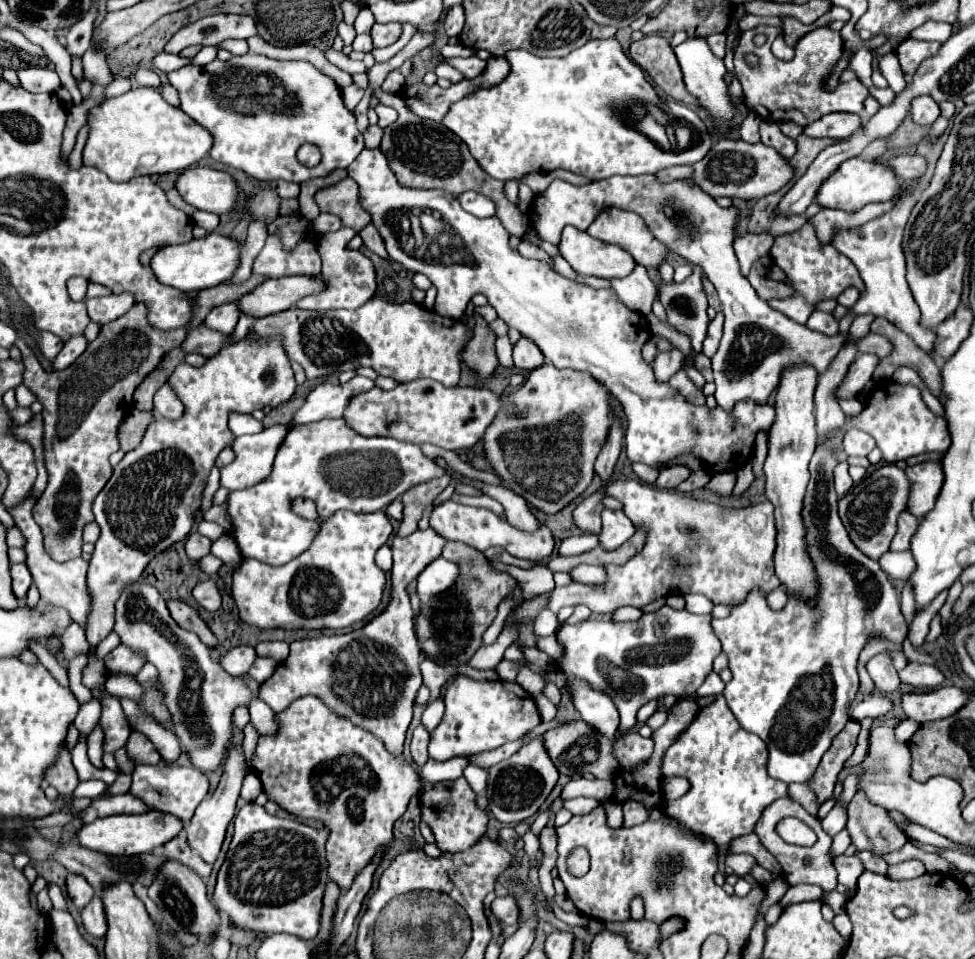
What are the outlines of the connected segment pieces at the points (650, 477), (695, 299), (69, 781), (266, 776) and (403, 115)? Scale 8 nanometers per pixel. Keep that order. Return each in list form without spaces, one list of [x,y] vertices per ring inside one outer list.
[[[634,463],[632,465],[632,469],[634,473],[640,478],[640,480],[647,484],[654,484],[659,475],[658,471],[643,463]]]
[[[695,267],[693,275],[679,285],[659,281],[659,289],[661,289],[659,301],[667,309],[667,321],[681,333],[705,333],[707,335],[707,325],[709,325],[707,295],[705,295],[703,285],[701,285],[701,275],[703,275],[703,271],[699,271],[699,267]]]
[[[63,747],[59,761],[51,769],[47,769],[45,781],[49,785],[53,785],[71,803],[71,797],[73,797],[75,787],[79,785],[79,779],[77,779],[77,773],[75,773],[75,767],[71,763],[71,755],[69,755],[67,747]]]
[[[315,695],[297,699],[277,717],[281,721],[279,733],[275,737],[259,737],[259,745],[253,757],[255,773],[263,781],[263,791],[269,795],[271,801],[279,803],[283,809],[297,817],[321,819],[331,829],[327,841],[329,877],[339,885],[343,893],[351,887],[353,879],[373,861],[379,847],[391,843],[395,821],[405,813],[411,797],[421,791],[423,783],[455,781],[469,765],[465,757],[453,757],[445,763],[429,759],[425,763],[425,771],[419,771],[403,755],[391,755],[381,739],[377,739],[373,733],[367,733],[363,727],[357,727],[345,717],[333,713]]]
[[[377,89],[375,97],[379,97],[381,103],[391,105],[399,111],[399,119],[383,129],[383,141],[379,147],[383,155],[389,159],[389,167],[397,175],[399,185],[415,187],[415,189],[443,189],[451,195],[461,195],[463,191],[479,191],[487,197],[493,197],[493,201],[497,203],[497,217],[503,221],[503,227],[511,235],[515,237],[525,235],[529,221],[525,219],[525,215],[521,215],[517,205],[511,205],[509,199],[505,197],[503,193],[505,181],[497,181],[489,177],[471,157],[467,145],[455,133],[451,133],[443,123],[417,117],[399,95],[389,95]]]

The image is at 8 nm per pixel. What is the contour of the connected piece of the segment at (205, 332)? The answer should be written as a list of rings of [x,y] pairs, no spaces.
[[[205,323],[201,327],[189,327],[185,339],[185,353],[201,353],[203,357],[213,357],[225,345],[233,343],[231,335],[209,329]]]

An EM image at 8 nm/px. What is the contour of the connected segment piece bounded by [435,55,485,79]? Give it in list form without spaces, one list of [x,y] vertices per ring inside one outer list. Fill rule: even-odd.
[[[439,55],[439,57],[435,59],[435,63],[449,63],[451,67],[463,71],[463,75],[465,75],[467,79],[475,79],[475,77],[477,77],[479,73],[483,73],[483,69],[485,69],[485,61],[479,59],[479,57],[475,57],[475,55],[469,57],[469,59],[463,59],[463,57],[445,59],[443,55]]]

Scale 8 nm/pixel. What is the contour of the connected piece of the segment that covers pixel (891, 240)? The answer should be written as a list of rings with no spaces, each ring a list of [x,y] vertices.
[[[905,191],[897,199],[895,209],[891,213],[885,213],[883,217],[873,219],[859,227],[839,229],[833,235],[831,245],[853,261],[853,265],[861,273],[861,279],[865,281],[865,293],[861,293],[861,297],[859,297],[857,305],[851,309],[851,313],[855,313],[855,315],[871,313],[875,317],[885,317],[895,327],[899,327],[903,333],[907,333],[915,341],[917,347],[921,347],[927,353],[933,353],[937,335],[935,335],[935,331],[925,329],[919,323],[921,311],[905,281],[905,255],[901,249],[901,241],[903,241],[903,229],[905,229],[905,223],[907,223],[907,217],[909,217],[913,205],[915,205],[915,197]]]

